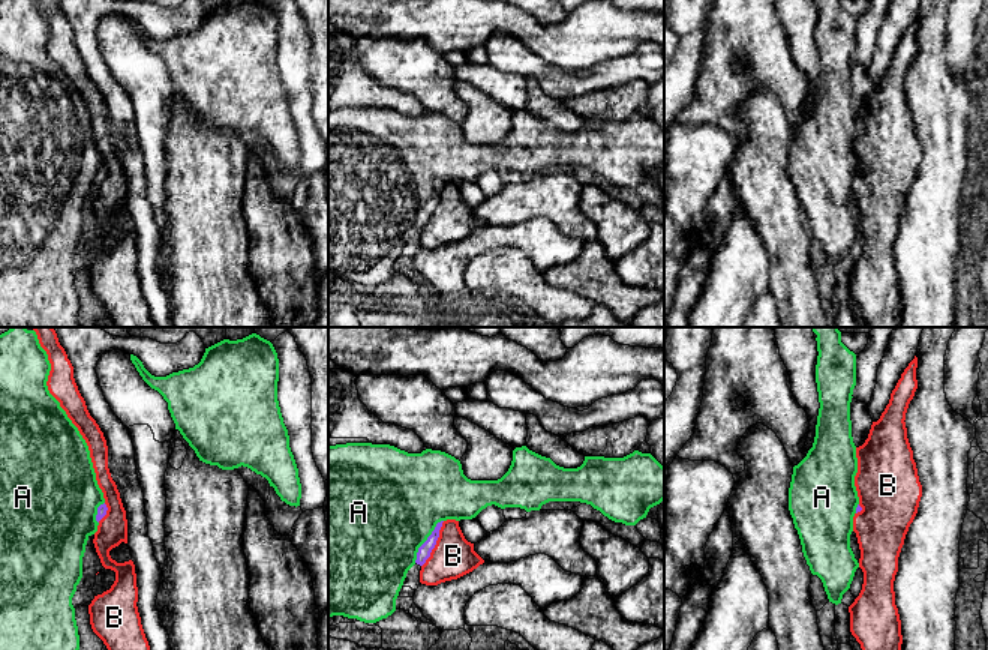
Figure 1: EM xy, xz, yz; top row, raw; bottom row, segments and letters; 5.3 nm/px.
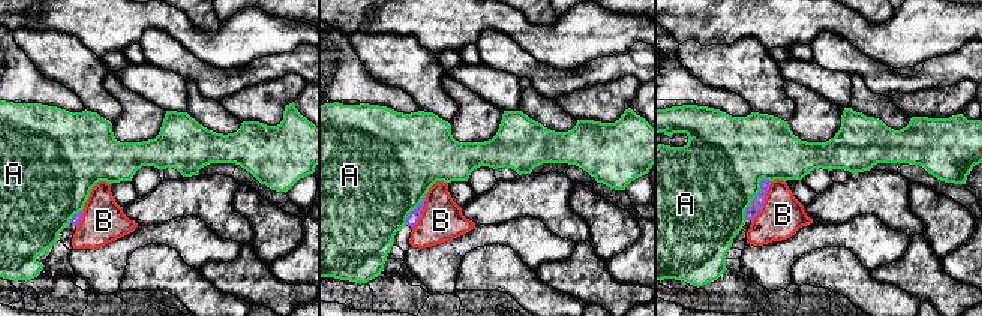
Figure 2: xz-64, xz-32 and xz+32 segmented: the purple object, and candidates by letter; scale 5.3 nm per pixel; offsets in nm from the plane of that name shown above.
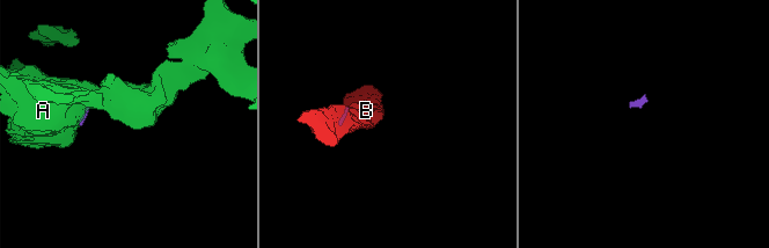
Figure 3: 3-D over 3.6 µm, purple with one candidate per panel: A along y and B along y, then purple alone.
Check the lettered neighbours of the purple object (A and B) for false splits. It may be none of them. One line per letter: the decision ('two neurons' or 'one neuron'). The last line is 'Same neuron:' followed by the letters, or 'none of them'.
A: one neuron
B: two neurons
Same neuron: A

